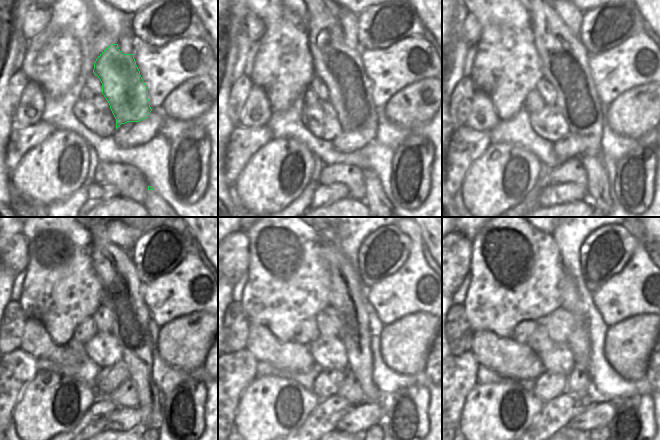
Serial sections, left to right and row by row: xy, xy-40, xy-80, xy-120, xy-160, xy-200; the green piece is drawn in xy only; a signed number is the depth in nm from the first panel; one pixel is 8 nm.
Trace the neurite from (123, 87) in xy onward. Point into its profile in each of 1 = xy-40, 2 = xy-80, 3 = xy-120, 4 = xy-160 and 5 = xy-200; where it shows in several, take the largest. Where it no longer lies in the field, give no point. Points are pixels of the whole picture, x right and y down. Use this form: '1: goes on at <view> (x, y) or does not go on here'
1: goes on at xy-40 (340, 67)
2: goes on at xy-80 (563, 58)
3: goes on at xy-120 (121, 287)
4: goes on at xy-160 (347, 296)
5: goes on at xy-200 (579, 339)

